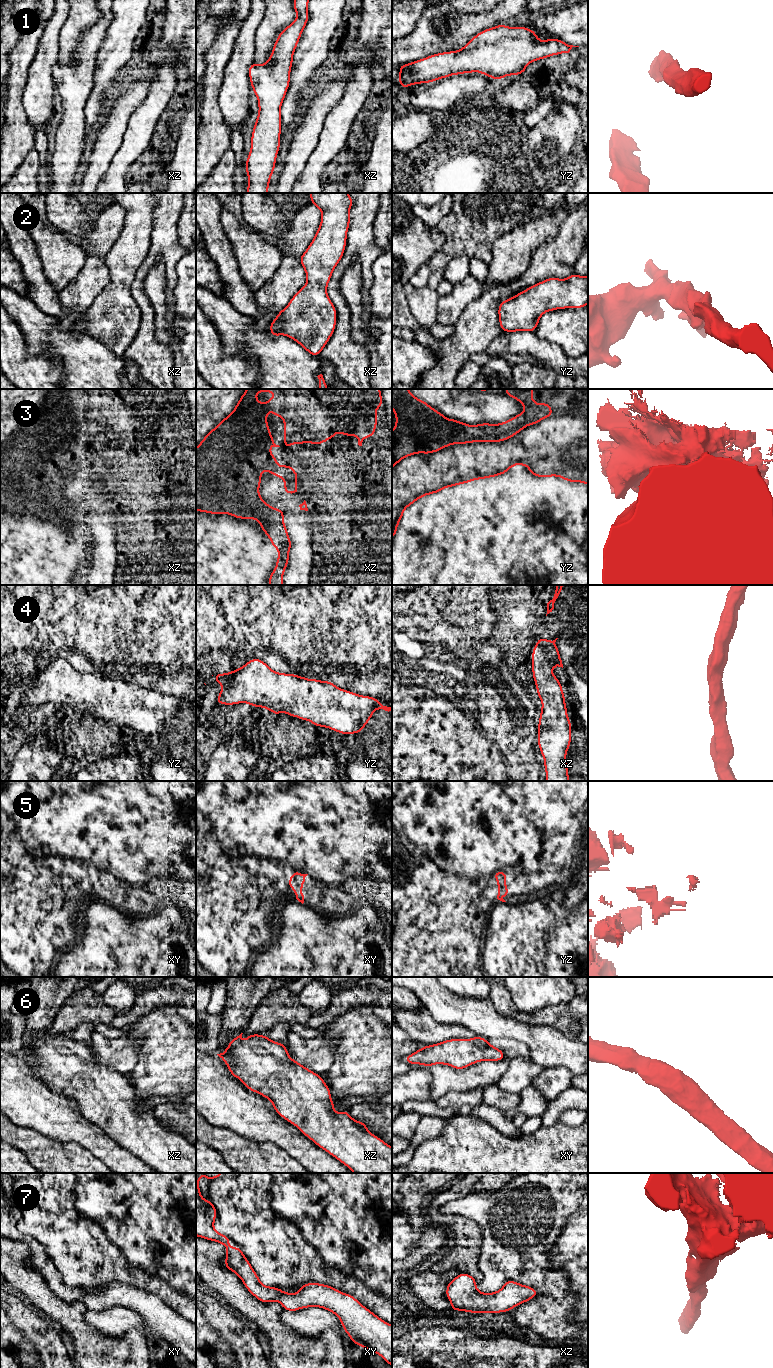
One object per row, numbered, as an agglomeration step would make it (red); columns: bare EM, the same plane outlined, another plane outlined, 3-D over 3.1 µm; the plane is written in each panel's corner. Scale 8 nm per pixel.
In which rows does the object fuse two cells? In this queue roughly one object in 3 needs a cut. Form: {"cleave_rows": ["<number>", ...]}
{"cleave_rows": ["3", "5"]}

